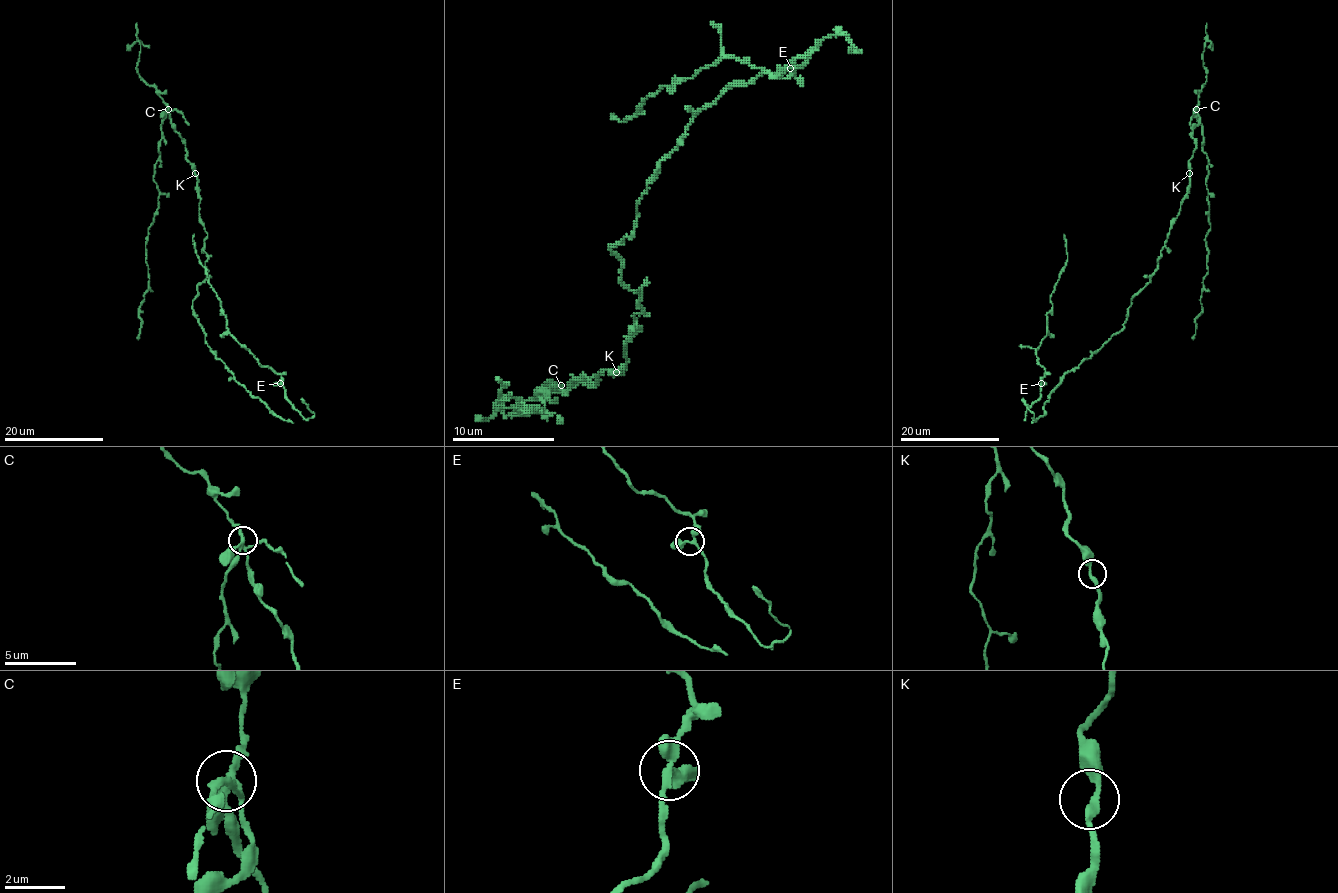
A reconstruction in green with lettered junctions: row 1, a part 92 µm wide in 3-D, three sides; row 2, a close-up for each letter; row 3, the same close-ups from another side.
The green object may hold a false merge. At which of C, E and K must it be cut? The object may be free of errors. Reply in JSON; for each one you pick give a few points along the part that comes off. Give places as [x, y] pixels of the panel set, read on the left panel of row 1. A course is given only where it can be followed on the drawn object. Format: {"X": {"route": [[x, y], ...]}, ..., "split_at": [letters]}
{"C": {"route": [[168, 109], [153, 181], [159, 198], [147, 238], [149, 289], [139, 309], [138, 340]]}, "split_at": ["C"]}

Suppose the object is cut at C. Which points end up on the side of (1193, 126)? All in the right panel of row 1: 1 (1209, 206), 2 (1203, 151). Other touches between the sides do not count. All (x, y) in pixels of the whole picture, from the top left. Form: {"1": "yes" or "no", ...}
{"1": "no", "2": "no"}

